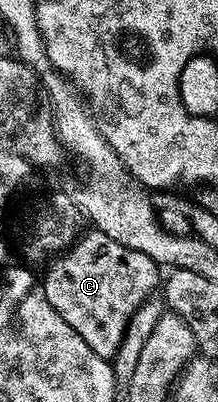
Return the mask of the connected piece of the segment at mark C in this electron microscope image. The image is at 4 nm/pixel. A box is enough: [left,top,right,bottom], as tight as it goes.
[44,231,160,359]

